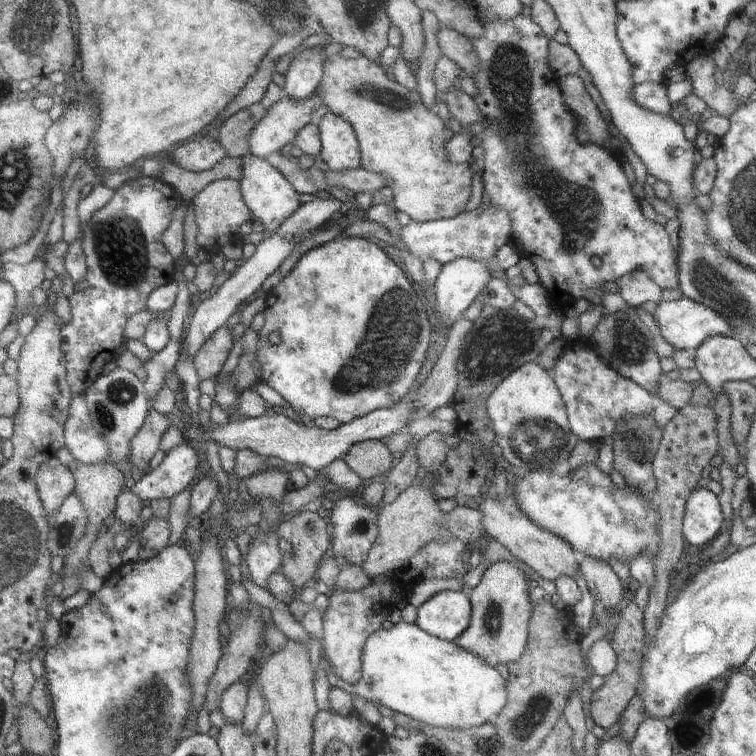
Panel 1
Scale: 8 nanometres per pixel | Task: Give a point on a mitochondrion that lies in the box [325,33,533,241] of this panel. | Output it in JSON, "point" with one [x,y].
{"point":[366,88]}

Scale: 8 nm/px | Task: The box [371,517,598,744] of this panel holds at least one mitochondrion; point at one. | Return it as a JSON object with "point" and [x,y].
{"point":[537,710]}

